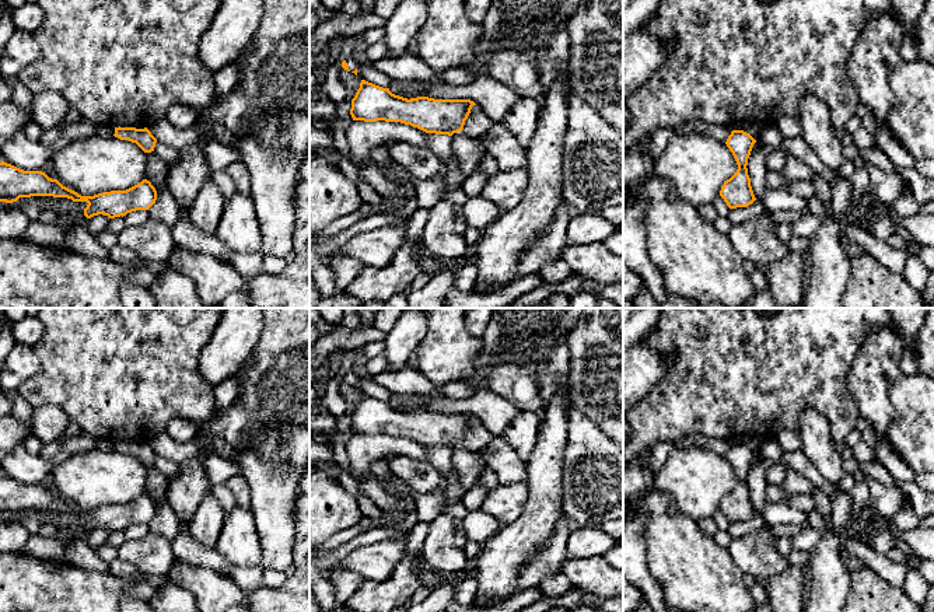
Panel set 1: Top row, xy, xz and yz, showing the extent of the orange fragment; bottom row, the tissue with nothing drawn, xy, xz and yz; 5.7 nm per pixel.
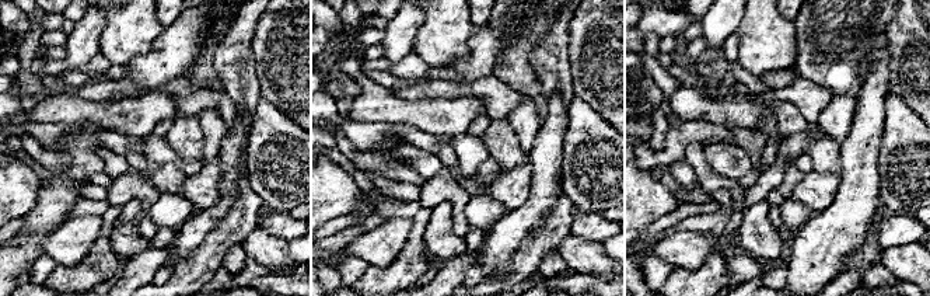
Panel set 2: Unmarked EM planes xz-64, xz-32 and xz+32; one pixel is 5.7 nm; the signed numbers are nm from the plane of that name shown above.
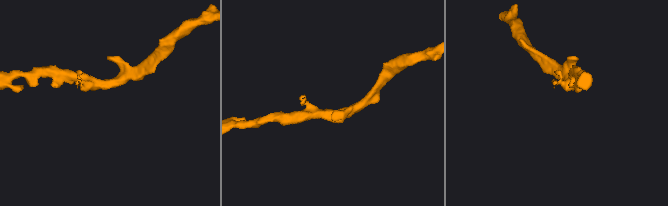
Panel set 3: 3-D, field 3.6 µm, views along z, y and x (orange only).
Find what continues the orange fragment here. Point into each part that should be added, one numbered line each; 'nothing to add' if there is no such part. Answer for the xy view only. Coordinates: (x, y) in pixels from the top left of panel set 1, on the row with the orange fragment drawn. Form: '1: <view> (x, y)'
nothing to add

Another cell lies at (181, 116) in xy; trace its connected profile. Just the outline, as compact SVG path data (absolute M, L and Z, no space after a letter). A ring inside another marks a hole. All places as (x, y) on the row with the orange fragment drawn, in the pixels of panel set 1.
M174 104L168 112L167 119L176 127L176 129L188 129L196 123L199 112L185 106L182 104Z

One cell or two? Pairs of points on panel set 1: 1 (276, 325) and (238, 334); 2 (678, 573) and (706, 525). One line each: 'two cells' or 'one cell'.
1: two cells
2: two cells

